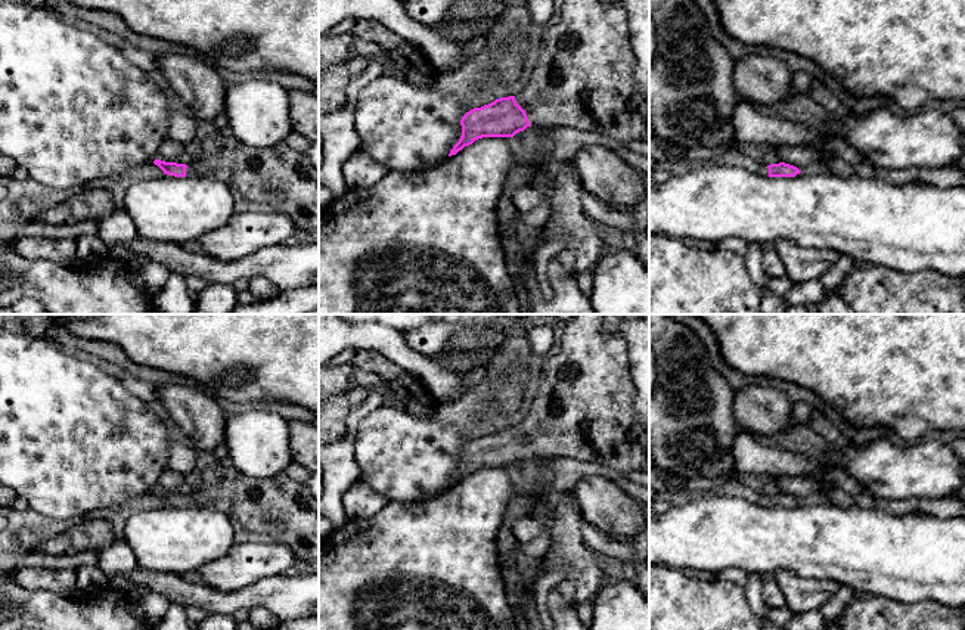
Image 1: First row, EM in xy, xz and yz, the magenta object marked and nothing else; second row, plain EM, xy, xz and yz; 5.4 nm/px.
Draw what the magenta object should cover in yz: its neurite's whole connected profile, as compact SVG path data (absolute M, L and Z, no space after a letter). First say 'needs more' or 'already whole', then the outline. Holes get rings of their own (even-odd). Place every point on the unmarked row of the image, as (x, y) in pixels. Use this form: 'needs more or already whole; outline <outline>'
needs more; outline M779 493L779 494L761 496L758 503L766 508L795 508L801 502L794 496Z

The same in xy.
needs more; outline M217 463L207 468L193 494L177 494L155 490L164 505L174 508L204 508L220 510L255 539L285 544L295 561L319 564L319 502L307 484L289 478L285 472L270 478L255 478L241 474L233 465Z

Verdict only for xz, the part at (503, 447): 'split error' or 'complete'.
split error

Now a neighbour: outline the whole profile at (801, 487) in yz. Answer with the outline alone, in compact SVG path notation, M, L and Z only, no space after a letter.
M829 466L820 478L813 477L779 477L764 481L773 481L781 493L797 497L800 502L814 497L826 484L834 484L835 487L844 490L850 496L857 496L859 484L847 472L840 468Z

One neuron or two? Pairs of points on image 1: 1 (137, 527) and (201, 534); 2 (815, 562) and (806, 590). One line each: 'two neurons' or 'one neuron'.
1: one neuron
2: two neurons

